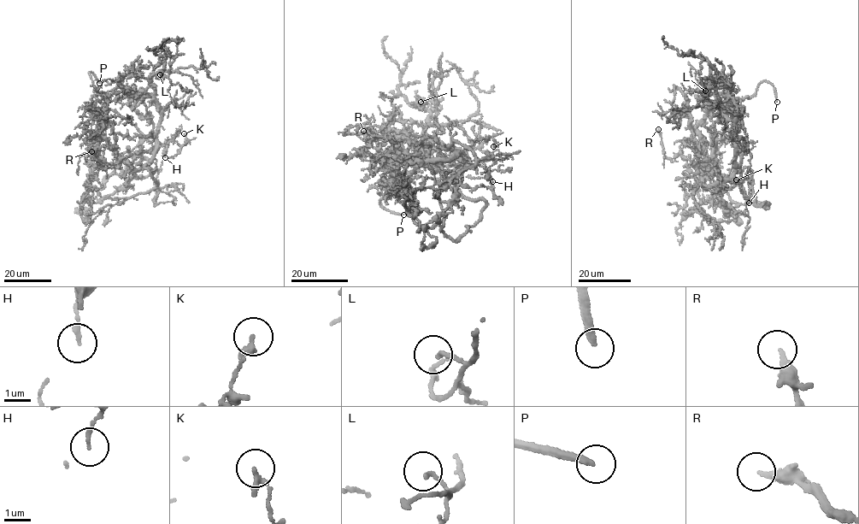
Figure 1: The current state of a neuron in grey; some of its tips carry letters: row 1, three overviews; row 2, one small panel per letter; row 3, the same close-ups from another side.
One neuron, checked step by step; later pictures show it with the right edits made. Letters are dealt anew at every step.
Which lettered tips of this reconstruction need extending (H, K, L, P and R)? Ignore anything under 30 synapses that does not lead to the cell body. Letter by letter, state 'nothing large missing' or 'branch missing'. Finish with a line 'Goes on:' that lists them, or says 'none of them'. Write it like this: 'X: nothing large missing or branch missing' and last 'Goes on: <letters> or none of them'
H: nothing large missing
K: nothing large missing
L: nothing large missing
P: branch missing
R: nothing large missing
Goes on: P

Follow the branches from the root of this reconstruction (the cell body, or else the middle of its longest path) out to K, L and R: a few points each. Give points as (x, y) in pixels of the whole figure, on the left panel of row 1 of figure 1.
K: (157, 143), (159, 147), (174, 140), (183, 145), (187, 140), (184, 133)
L: (157, 143), (160, 112), (150, 77), (154, 68), (165, 59), (166, 54), (163, 71), (160, 74)
R: (157, 143), (150, 161), (136, 169), (123, 162), (99, 162), (105, 168), (107, 165), (96, 159), (91, 151)

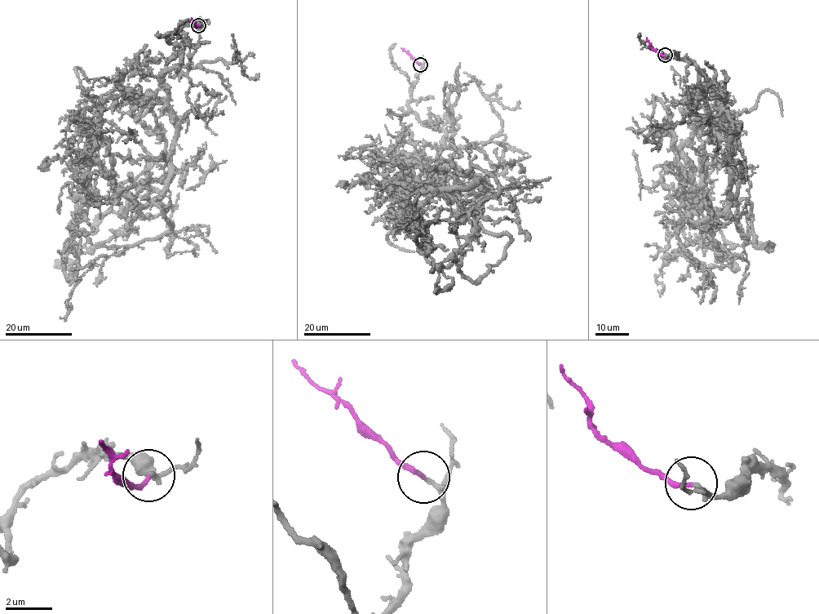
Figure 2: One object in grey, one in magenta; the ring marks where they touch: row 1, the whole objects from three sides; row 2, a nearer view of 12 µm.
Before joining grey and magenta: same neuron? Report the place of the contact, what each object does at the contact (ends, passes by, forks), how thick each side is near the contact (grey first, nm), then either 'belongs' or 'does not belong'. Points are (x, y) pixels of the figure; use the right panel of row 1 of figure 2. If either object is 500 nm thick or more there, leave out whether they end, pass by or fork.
at (665, 55); grey passes by; magenta ends there; 160 nm thick on the grey side, 180 nm on the other; belongs

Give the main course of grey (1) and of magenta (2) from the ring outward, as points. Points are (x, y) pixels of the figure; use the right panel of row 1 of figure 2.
1: (664, 55), (697, 67), (724, 103), (730, 199), (680, 223), (679, 242), (699, 263), (670, 260), (658, 290)
2: (664, 55), (650, 46), (646, 37)

